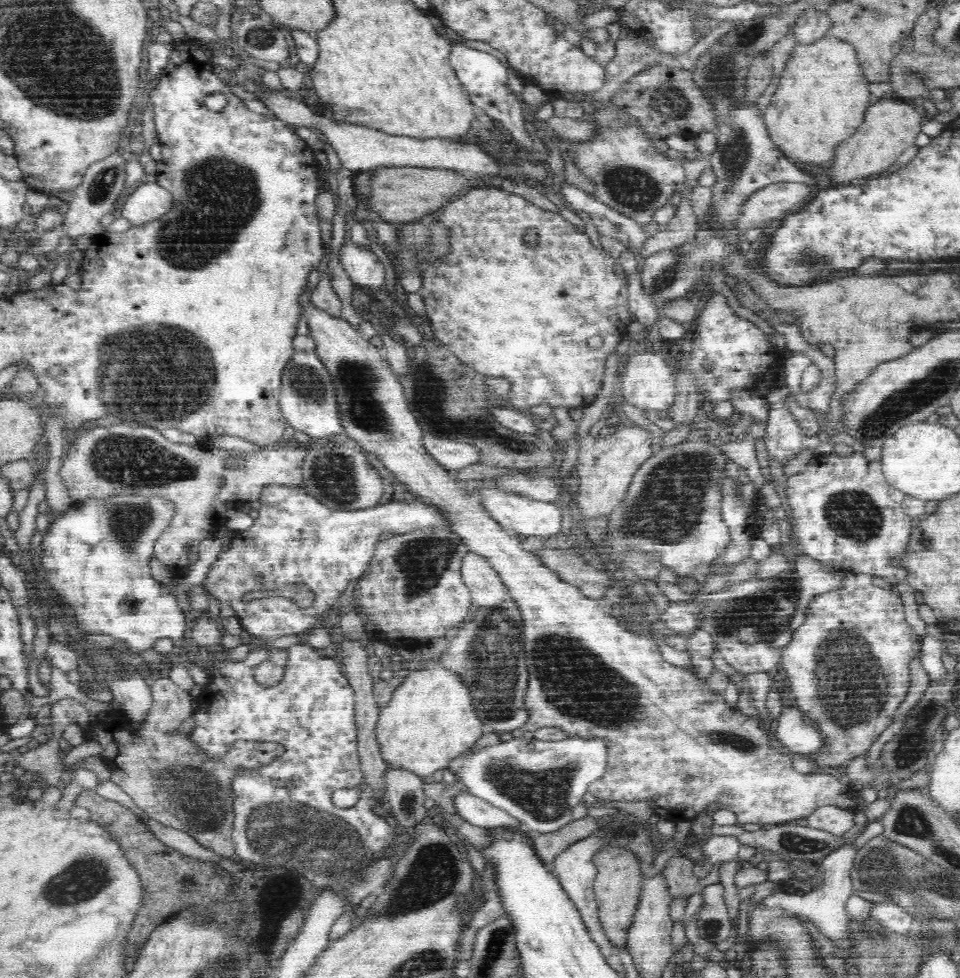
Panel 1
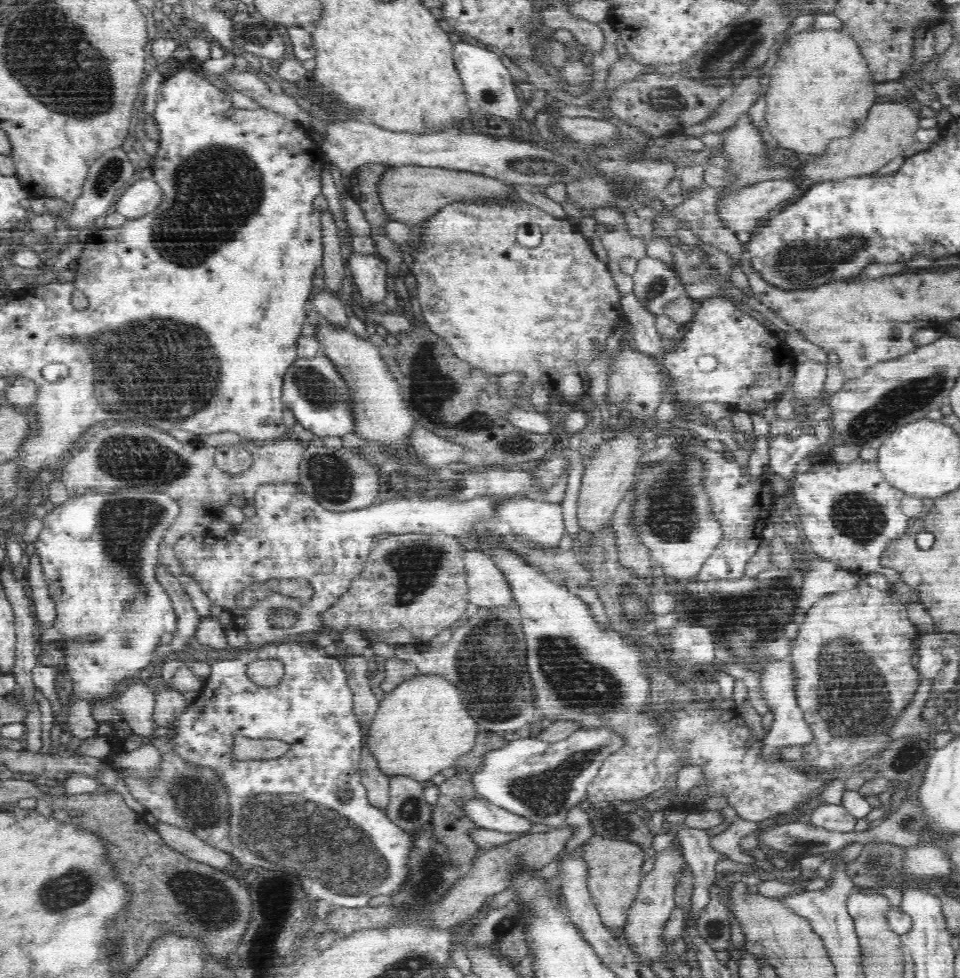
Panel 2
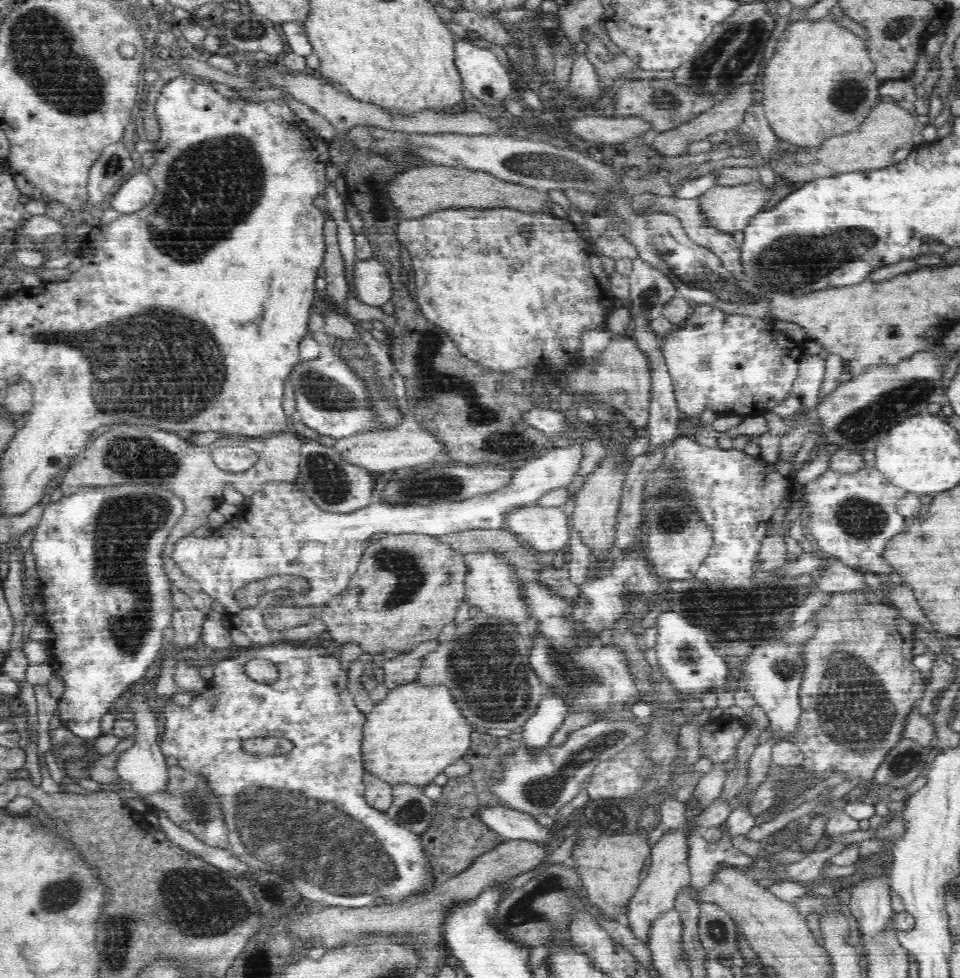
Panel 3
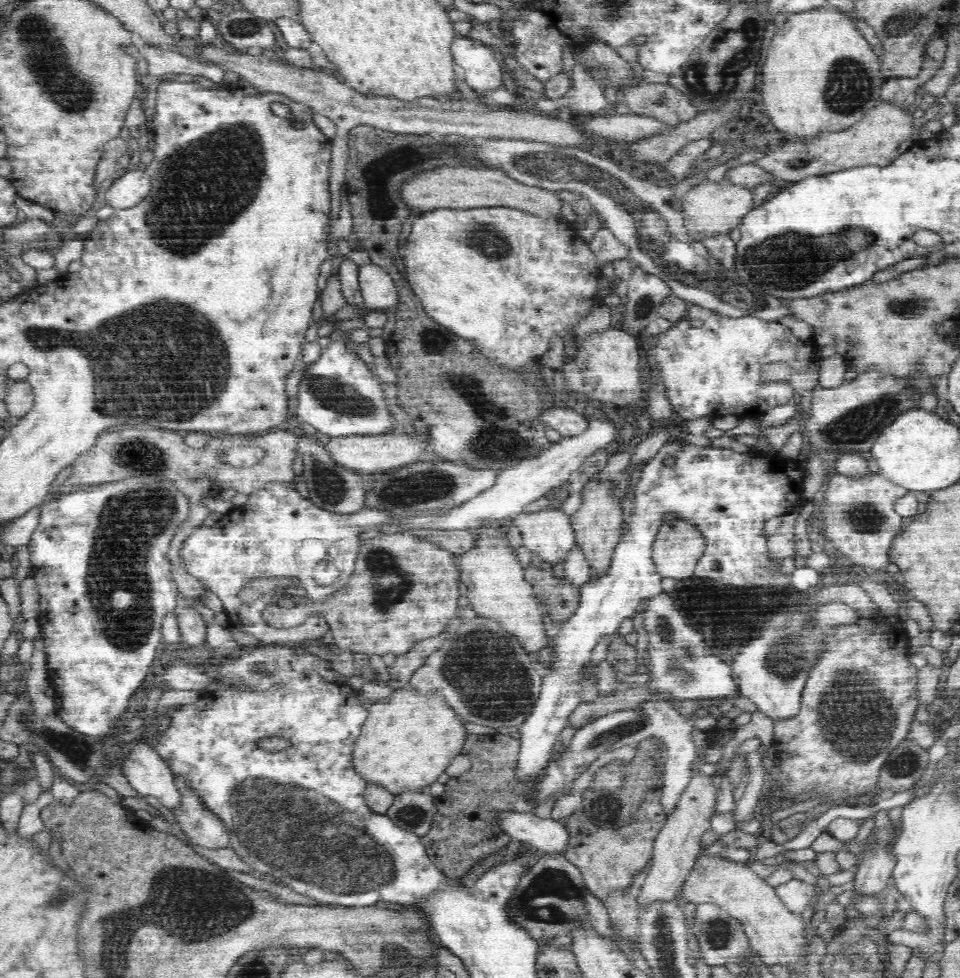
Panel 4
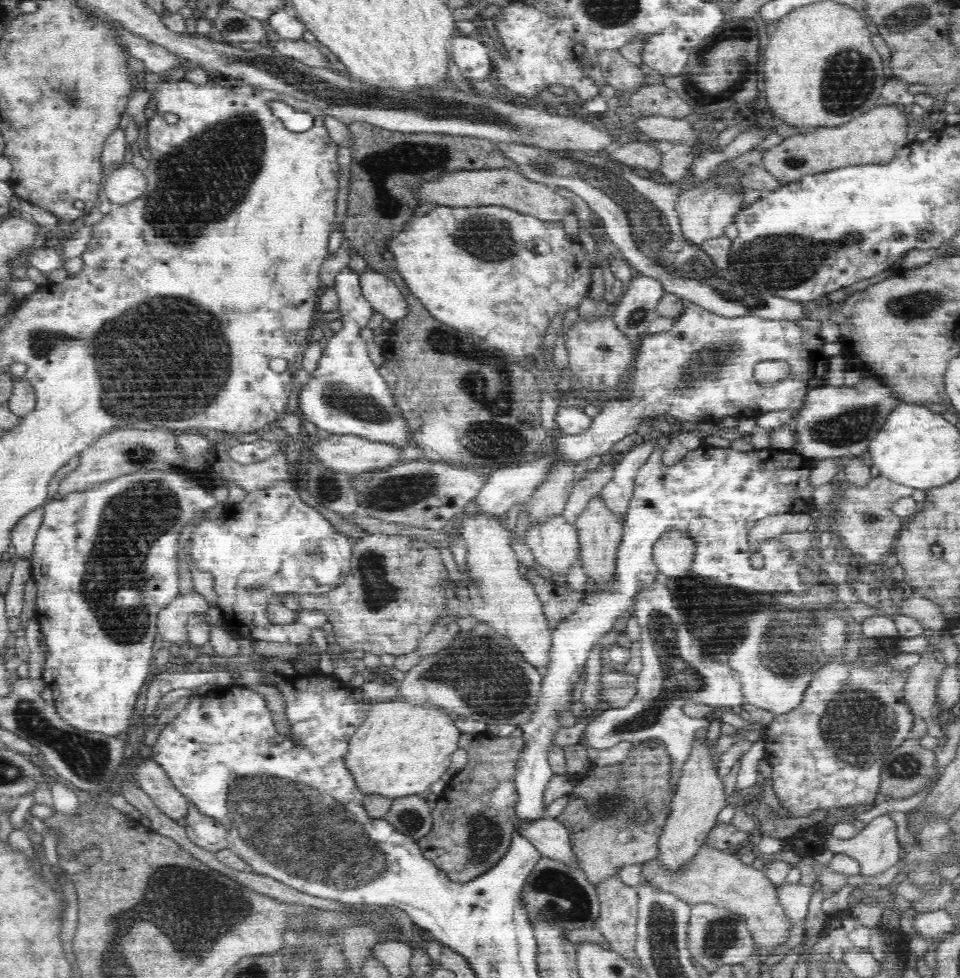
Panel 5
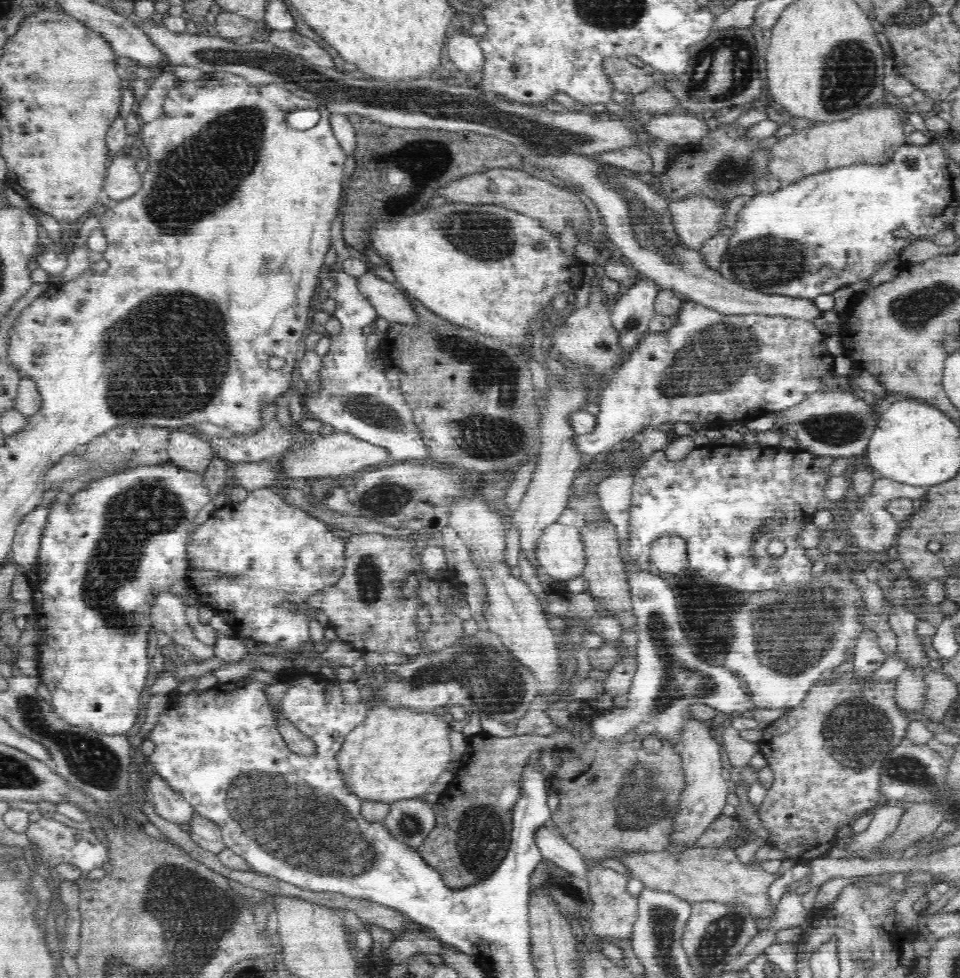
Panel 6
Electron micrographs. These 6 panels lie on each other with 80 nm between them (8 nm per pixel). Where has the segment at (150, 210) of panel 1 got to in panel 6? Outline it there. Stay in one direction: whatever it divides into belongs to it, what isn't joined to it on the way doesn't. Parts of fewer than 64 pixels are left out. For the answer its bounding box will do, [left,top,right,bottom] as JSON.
[103,154,142,202]

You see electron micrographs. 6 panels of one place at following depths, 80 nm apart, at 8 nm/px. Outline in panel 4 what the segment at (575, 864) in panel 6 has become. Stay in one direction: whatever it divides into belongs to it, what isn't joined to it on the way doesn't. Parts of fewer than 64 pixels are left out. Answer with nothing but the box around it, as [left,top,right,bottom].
[498,807,569,854]

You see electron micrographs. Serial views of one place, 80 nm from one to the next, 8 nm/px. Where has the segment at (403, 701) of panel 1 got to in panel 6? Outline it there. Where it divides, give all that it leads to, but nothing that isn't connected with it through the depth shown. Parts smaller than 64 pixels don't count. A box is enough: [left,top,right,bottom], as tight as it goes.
[337,702,453,803]

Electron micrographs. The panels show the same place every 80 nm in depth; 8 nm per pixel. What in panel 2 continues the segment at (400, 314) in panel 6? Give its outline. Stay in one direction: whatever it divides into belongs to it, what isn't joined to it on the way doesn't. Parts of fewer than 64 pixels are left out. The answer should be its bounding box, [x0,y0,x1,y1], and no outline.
[348,252,388,303]

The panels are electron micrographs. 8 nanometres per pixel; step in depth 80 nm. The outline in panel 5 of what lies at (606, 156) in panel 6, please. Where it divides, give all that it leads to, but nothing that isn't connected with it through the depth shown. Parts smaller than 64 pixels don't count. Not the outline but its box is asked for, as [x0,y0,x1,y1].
[610,139,662,171]

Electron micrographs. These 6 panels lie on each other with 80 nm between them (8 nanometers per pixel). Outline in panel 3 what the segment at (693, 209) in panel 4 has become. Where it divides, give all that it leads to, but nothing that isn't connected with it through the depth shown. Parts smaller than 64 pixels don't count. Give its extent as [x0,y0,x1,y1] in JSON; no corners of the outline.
[698,180,776,233]

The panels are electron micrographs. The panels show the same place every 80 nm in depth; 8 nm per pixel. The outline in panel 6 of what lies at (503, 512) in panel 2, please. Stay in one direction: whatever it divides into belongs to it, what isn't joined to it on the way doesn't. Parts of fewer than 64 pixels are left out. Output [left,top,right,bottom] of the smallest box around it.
[538,522,586,580]

